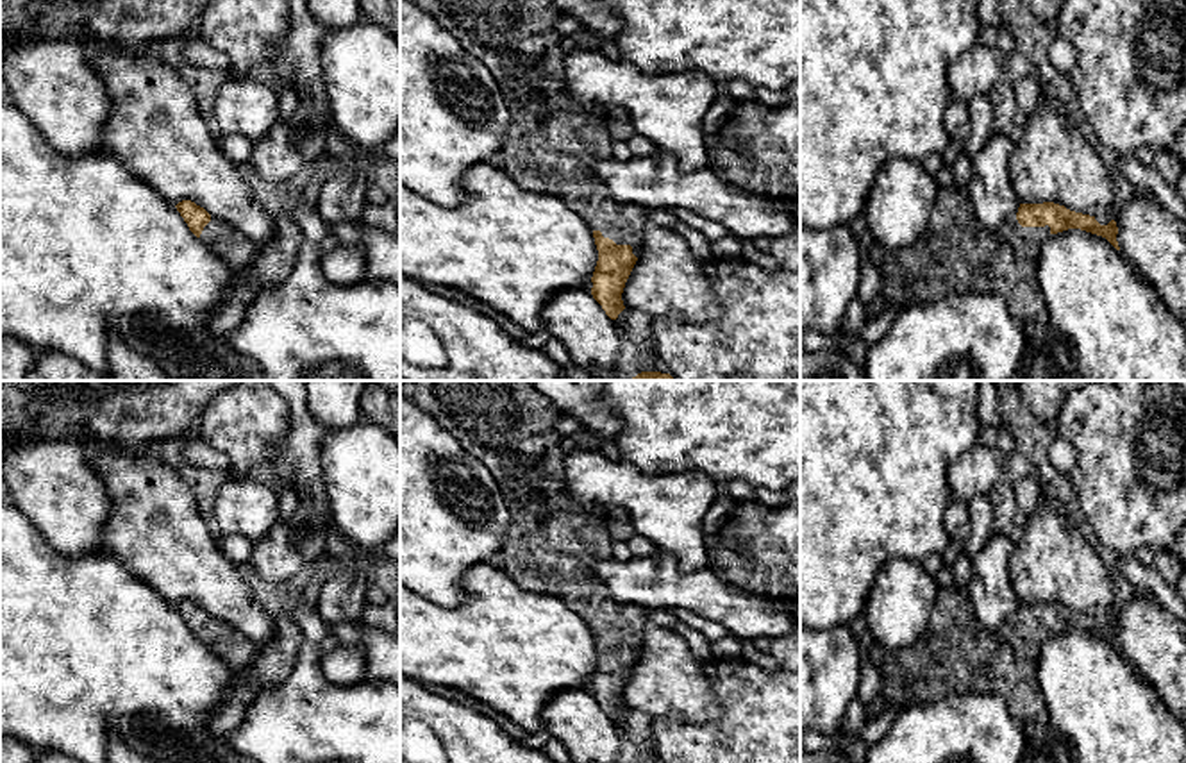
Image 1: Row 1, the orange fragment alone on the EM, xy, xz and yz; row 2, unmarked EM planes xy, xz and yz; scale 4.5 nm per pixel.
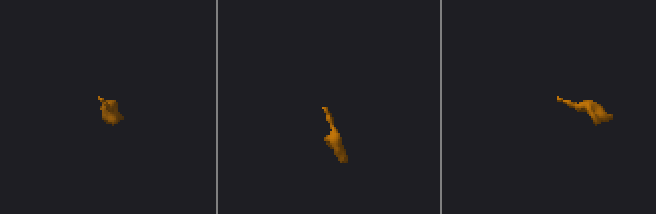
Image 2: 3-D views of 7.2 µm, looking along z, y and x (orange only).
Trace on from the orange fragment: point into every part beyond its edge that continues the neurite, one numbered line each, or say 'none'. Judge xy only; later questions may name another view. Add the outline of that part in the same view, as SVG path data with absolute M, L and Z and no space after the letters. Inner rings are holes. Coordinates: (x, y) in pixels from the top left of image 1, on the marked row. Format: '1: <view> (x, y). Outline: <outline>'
1: xy (234, 249). Outline: M211 216L198 239L230 268L232 275L248 270L257 252L255 243L216 216Z

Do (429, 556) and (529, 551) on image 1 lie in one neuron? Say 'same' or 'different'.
different

